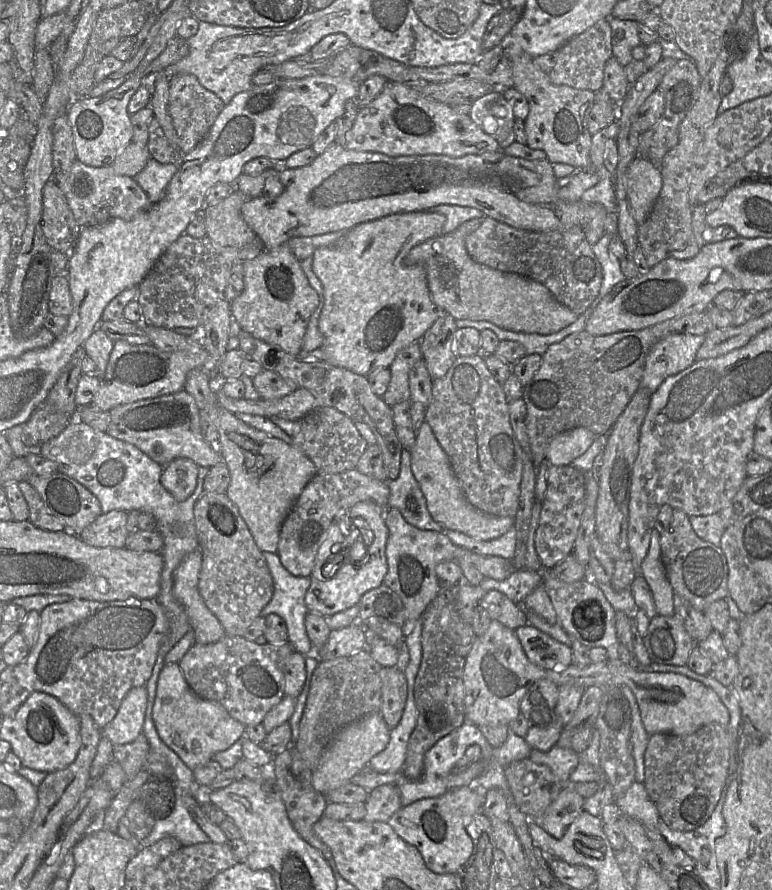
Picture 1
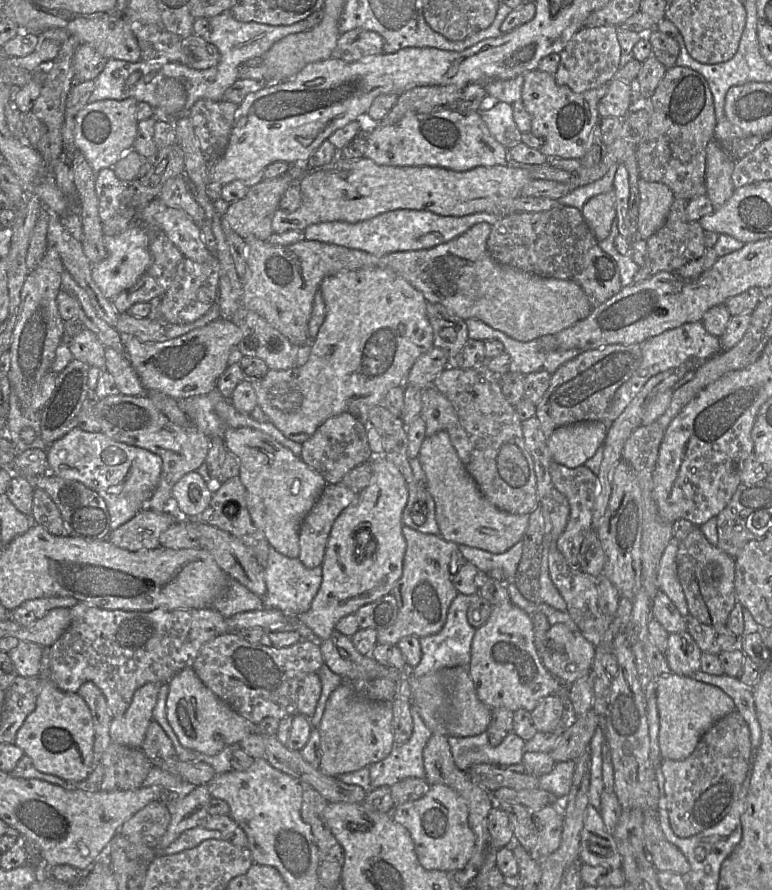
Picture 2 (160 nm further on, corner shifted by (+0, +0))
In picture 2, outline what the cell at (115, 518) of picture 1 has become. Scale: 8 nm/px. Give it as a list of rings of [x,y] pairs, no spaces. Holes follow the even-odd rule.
[[[140,510],[126,523],[112,530],[108,541],[129,551],[156,549],[160,547],[160,535],[177,522],[167,511]]]

